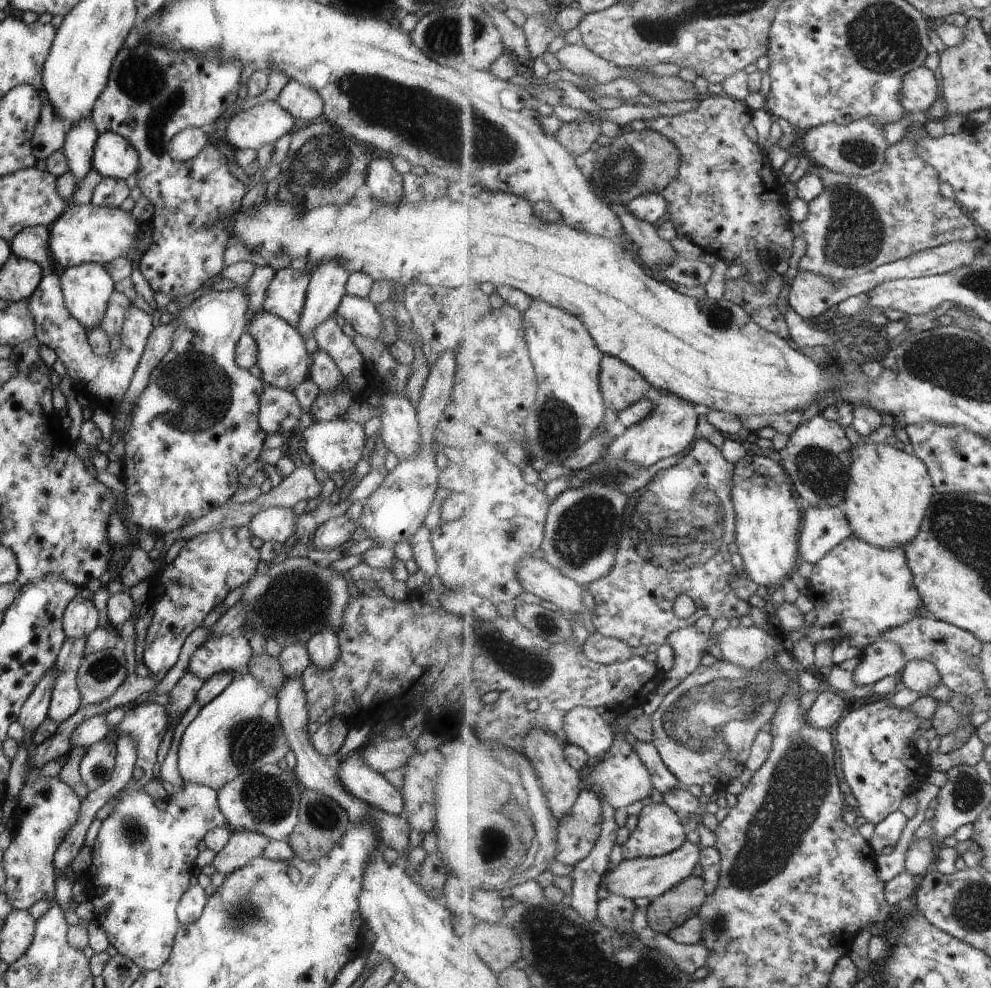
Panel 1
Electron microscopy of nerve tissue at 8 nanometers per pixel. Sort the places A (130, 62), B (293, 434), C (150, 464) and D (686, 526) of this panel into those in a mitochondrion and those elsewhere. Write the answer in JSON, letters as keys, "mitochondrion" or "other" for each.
{"A":"mitochondrion","B":"other","C":"other","D":"mitochondrion"}

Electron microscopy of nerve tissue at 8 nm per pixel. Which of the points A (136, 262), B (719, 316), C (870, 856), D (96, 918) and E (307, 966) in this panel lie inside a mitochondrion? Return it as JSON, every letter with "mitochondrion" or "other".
{"A":"other","B":"mitochondrion","C":"other","D":"other","E":"other"}

